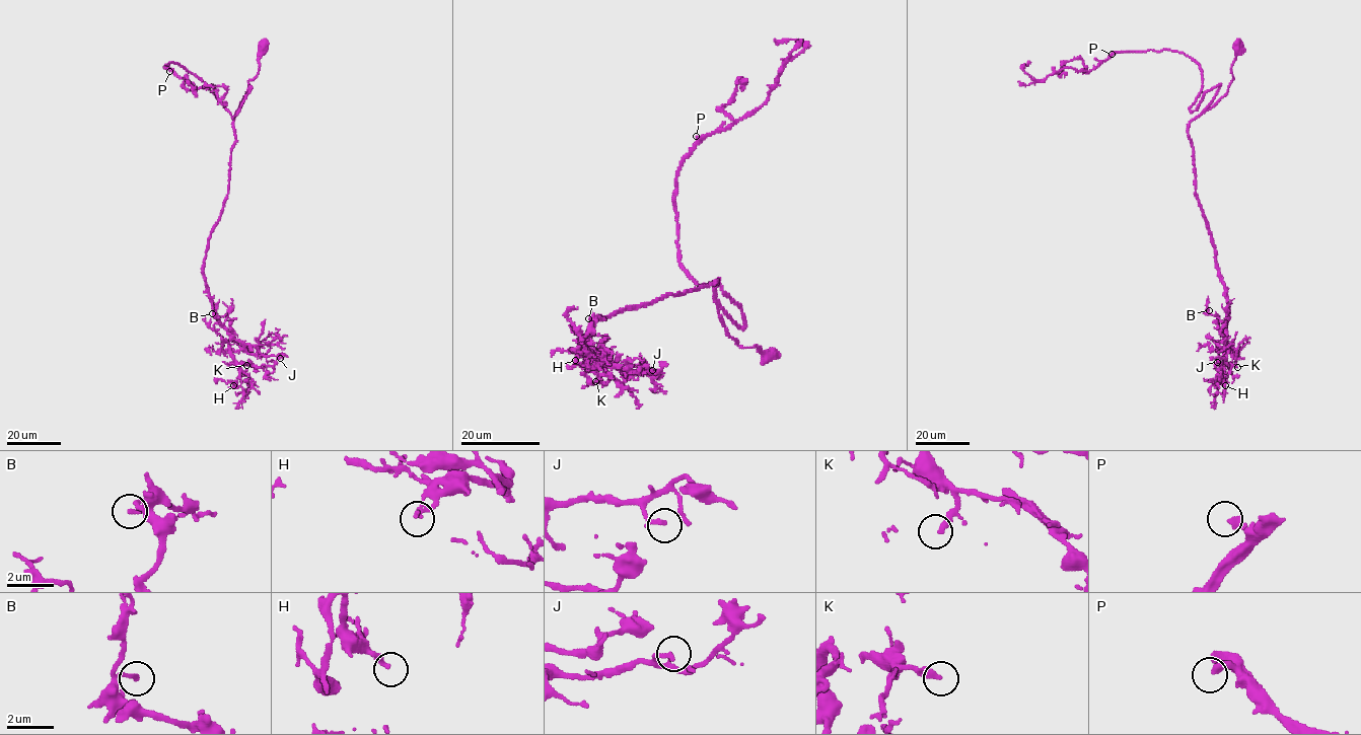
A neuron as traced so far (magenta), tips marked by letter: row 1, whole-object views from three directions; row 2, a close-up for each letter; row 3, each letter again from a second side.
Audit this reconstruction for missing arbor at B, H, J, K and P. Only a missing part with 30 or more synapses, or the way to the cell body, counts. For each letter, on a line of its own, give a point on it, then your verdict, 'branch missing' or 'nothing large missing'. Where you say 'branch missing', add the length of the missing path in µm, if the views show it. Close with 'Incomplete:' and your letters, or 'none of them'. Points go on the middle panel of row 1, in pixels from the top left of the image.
B: at (588, 318); nothing large missing
H: at (575, 360); nothing large missing
J: at (652, 370); nothing large missing
K: at (595, 381); nothing large missing
P: at (696, 136); branch missing; about 15 µm are missing
Incomplete: P

